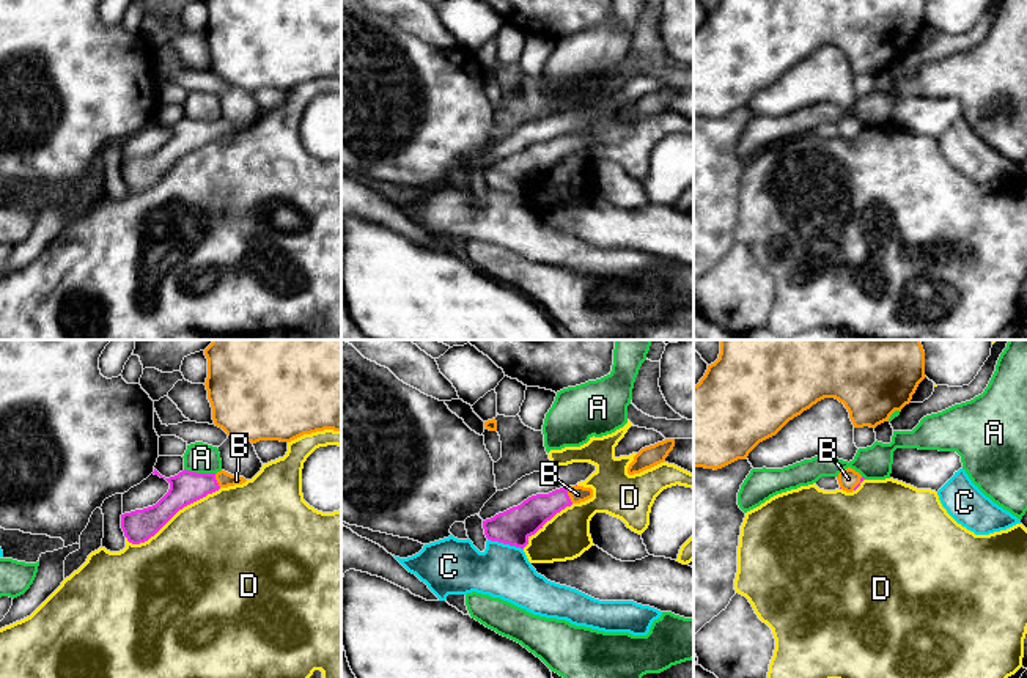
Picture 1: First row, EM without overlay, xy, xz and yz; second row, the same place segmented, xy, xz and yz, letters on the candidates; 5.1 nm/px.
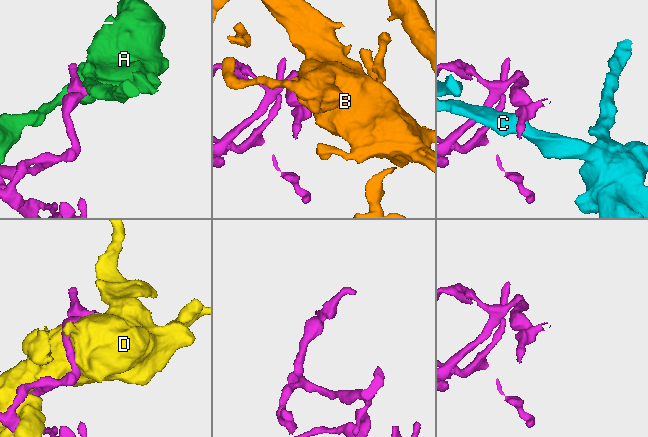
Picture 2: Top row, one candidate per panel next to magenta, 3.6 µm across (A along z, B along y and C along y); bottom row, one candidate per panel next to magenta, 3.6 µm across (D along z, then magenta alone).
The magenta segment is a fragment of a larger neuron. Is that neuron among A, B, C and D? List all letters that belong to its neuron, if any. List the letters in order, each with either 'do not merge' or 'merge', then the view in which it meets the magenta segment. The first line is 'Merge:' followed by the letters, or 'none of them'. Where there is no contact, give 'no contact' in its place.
Merge: B
A: do not merge; meets magenta in xy
B: merge; meets magenta in xz
C: do not merge; meets magenta in xz
D: do not merge; meets magenta in xy

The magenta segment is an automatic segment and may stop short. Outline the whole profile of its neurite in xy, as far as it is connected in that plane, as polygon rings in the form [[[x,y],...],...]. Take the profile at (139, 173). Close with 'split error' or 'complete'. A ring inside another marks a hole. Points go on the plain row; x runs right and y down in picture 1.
[[[182,118],[165,126],[170,131],[168,140],[153,154],[121,162],[121,176],[132,192],[140,192],[154,184],[184,154],[234,132],[242,132],[244,124],[225,118],[217,121],[197,121]]]; split error

